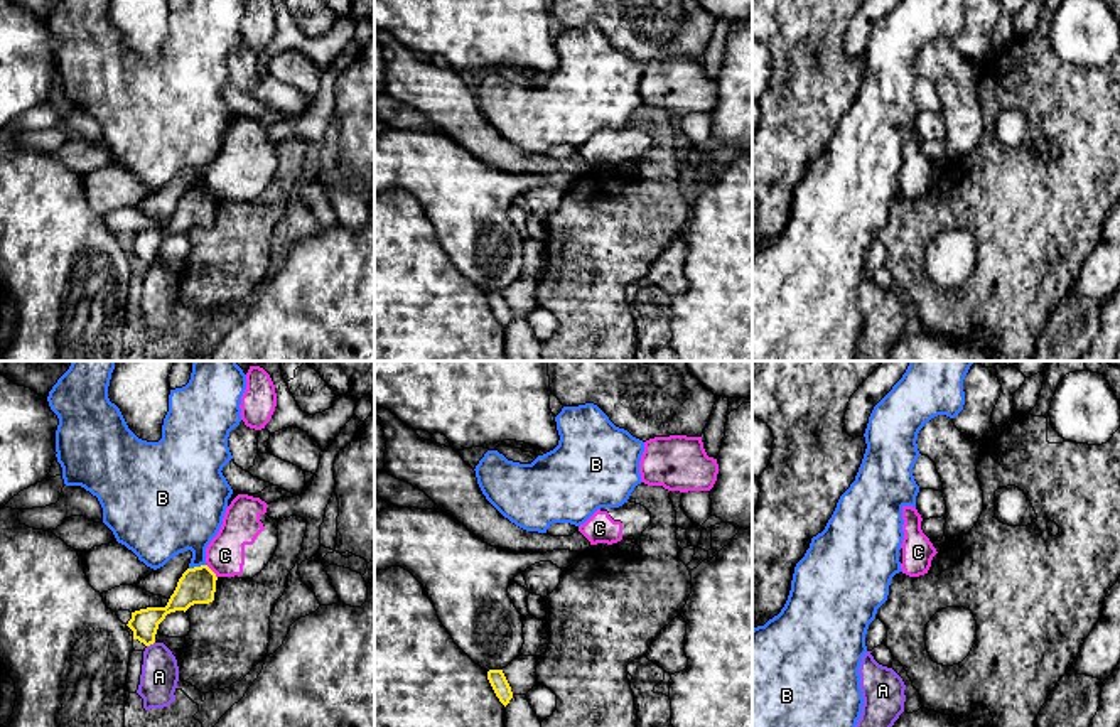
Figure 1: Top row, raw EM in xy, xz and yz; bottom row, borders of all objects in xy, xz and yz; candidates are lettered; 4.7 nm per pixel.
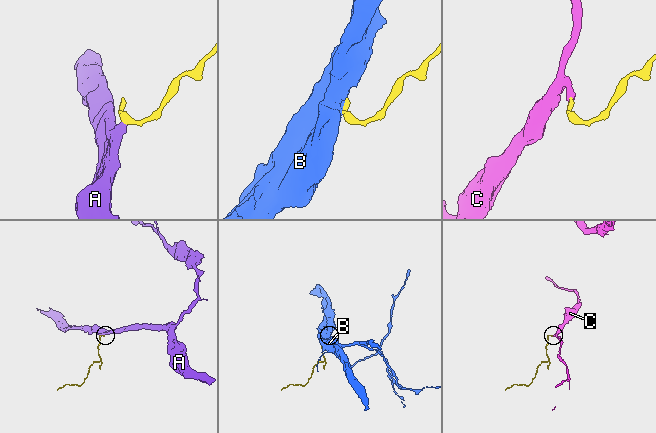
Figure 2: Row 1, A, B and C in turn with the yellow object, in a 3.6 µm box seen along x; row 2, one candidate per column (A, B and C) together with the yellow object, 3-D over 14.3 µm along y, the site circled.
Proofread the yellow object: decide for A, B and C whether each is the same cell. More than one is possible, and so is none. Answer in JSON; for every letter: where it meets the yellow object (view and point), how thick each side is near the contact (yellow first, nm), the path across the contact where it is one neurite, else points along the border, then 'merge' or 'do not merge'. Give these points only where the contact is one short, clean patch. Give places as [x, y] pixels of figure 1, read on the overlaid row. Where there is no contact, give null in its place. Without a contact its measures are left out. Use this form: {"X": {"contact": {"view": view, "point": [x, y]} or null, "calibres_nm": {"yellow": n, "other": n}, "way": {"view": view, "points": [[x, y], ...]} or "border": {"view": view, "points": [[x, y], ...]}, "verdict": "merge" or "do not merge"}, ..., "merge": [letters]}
{"A": {"contact": {"view": "xy", "point": [150, 643]}, "calibres_nm": {"yellow": 140, "other": 180}, "border": {"view": "xy", "points": [[154, 641], [147, 646]]}, "verdict": "do not merge"}, "B": {"contact": {"view": "xy", "point": [198, 567]}, "calibres_nm": {"yellow": 170, "other": 320}, "border": {"view": "xy", "points": [[206, 564], [189, 569]]}, "verdict": "do not merge"}, "C": {"contact": {"view": "xy", "point": [213, 572]}, "calibres_nm": {"yellow": 170, "other": 190}, "border": {"view": "xy", "points": [[206, 565], [216, 577]]}, "verdict": "do not merge"}, "merge": []}

